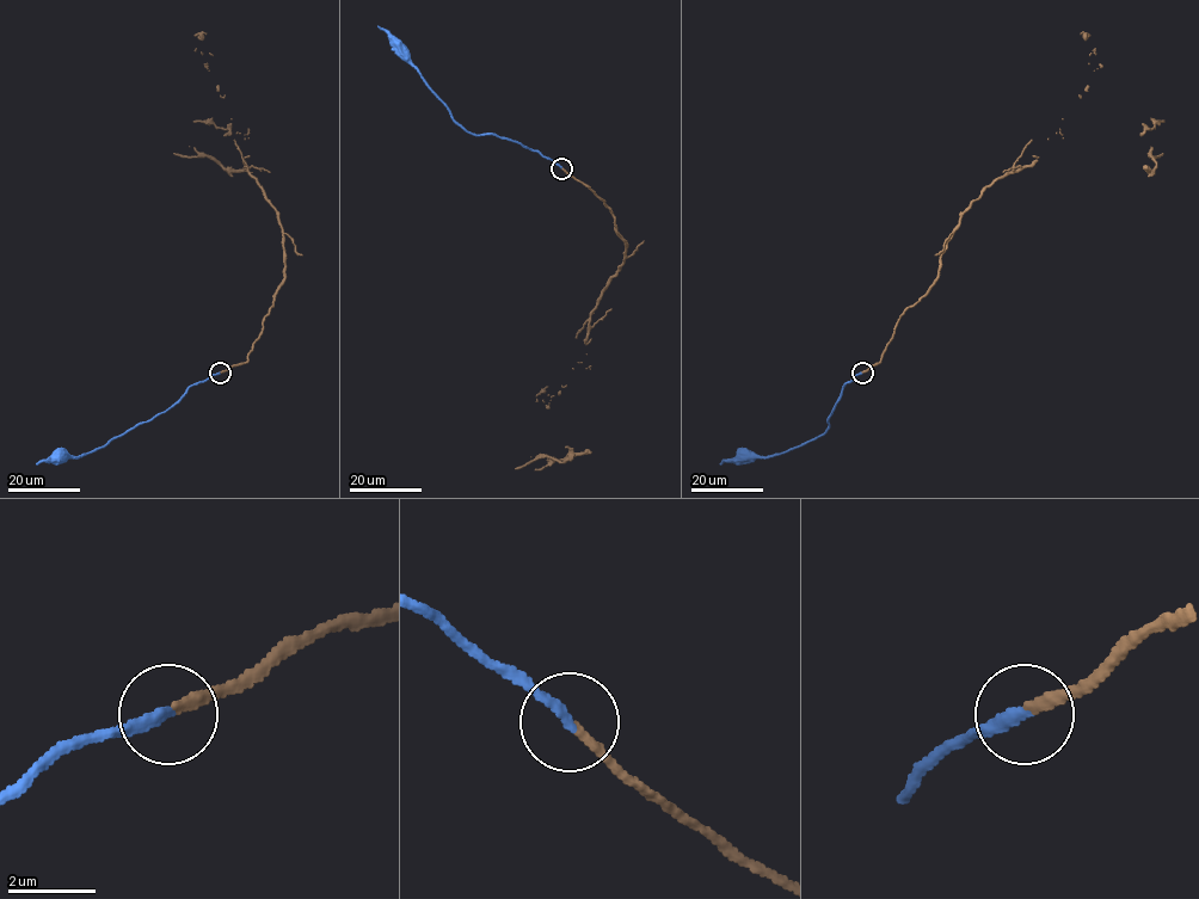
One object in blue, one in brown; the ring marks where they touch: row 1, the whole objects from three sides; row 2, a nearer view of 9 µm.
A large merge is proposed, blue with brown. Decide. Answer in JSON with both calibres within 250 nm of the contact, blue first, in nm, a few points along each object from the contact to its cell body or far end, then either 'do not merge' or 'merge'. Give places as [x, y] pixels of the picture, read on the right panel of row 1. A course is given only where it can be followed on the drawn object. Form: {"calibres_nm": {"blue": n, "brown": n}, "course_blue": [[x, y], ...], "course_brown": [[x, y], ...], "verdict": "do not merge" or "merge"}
{"calibres_nm": {"blue": 260, "brown": 220}, "course_blue": [[862, 373], [844, 386], [828, 419], [829, 426], [822, 435], [772, 456], [742, 456]], "course_brown": [[862, 371], [935, 279], [959, 215], [1031, 141], [1056, 133], [1148, 171], [1163, 153]], "verdict": "merge"}

